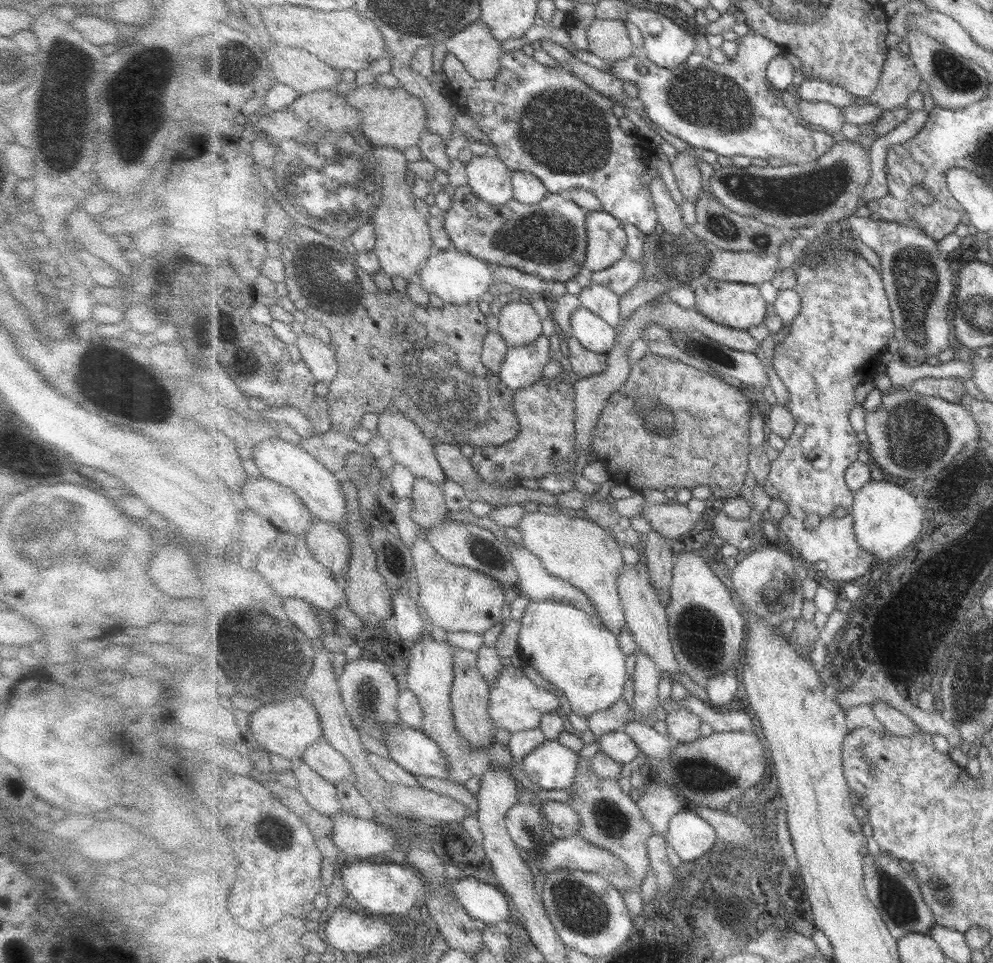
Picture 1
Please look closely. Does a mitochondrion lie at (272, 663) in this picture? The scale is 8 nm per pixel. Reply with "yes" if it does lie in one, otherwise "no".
yes

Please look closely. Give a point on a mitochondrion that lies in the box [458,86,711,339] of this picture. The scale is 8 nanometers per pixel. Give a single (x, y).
(540, 236)

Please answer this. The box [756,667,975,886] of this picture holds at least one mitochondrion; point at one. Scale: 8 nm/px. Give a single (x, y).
(874, 766)

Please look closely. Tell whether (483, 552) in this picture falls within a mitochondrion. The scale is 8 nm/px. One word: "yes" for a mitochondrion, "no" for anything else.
yes

